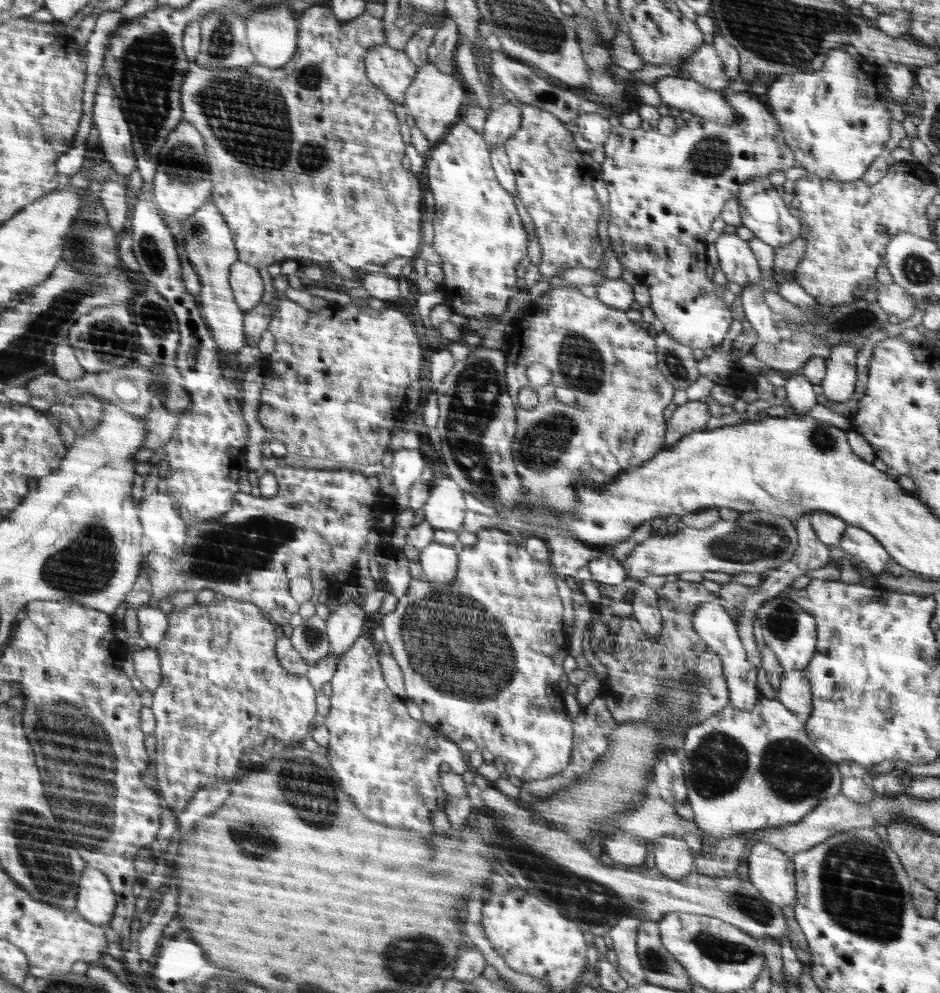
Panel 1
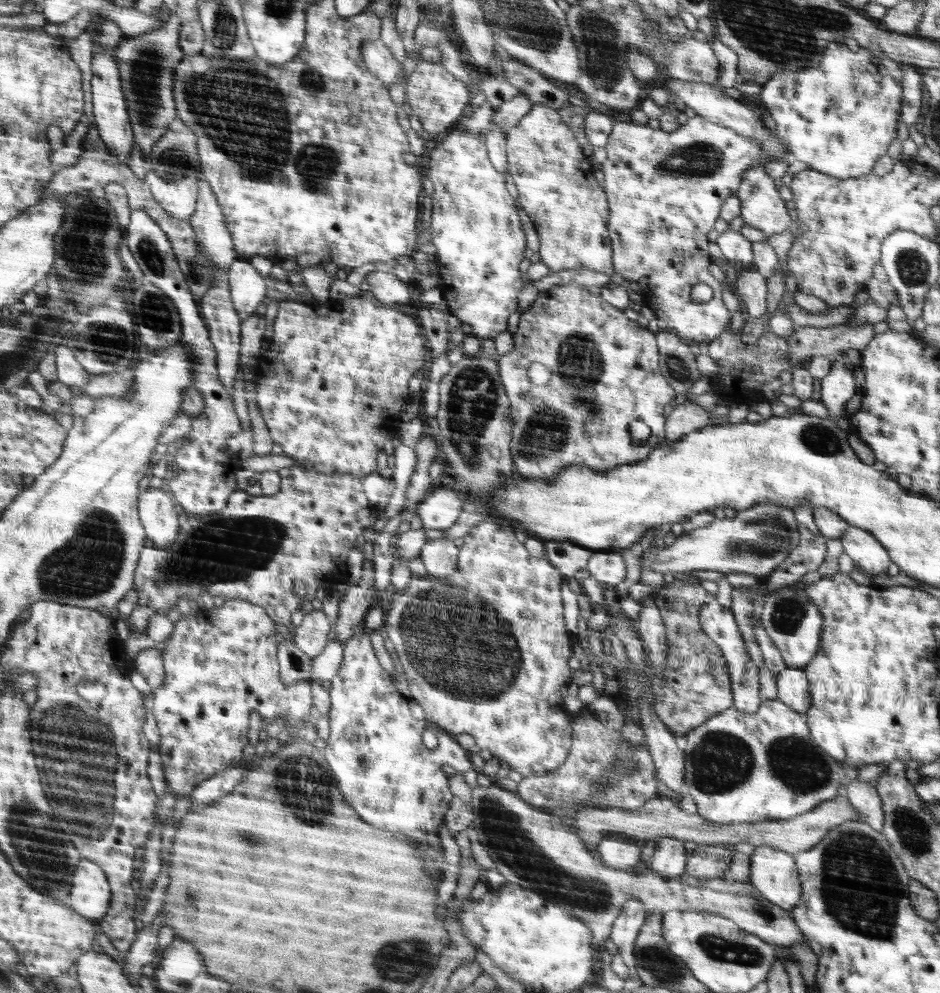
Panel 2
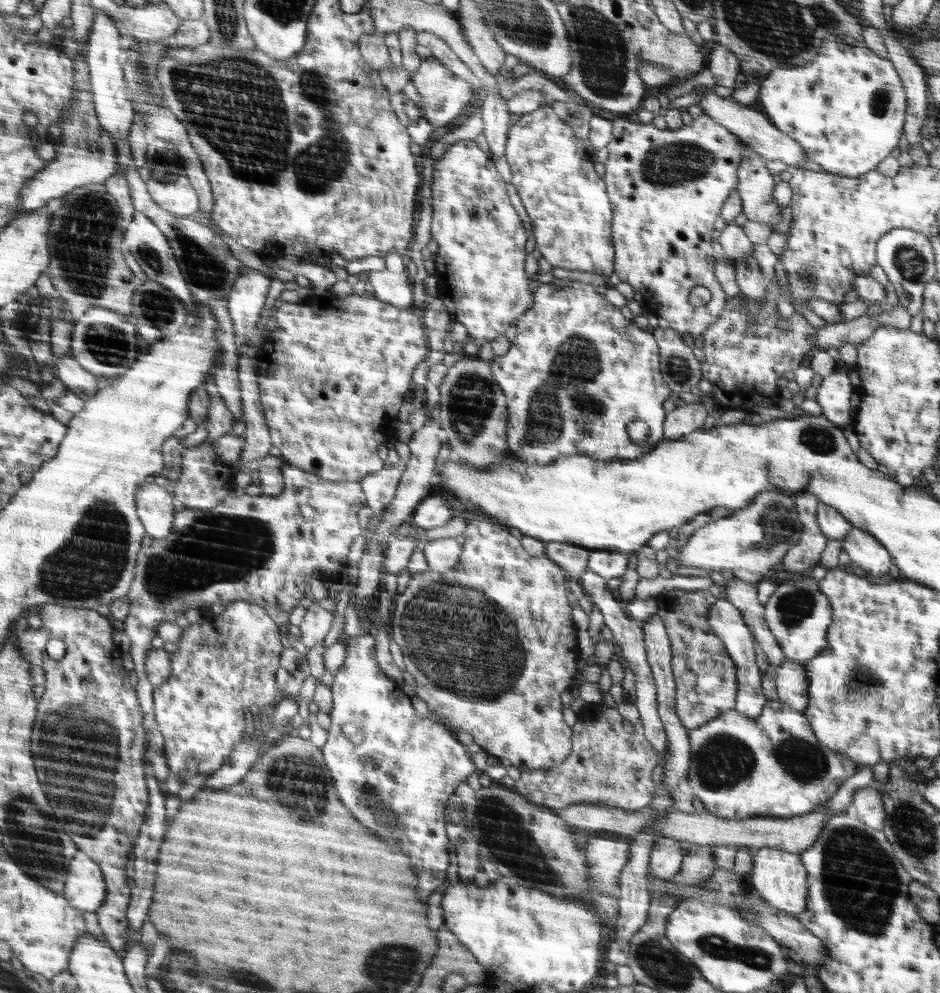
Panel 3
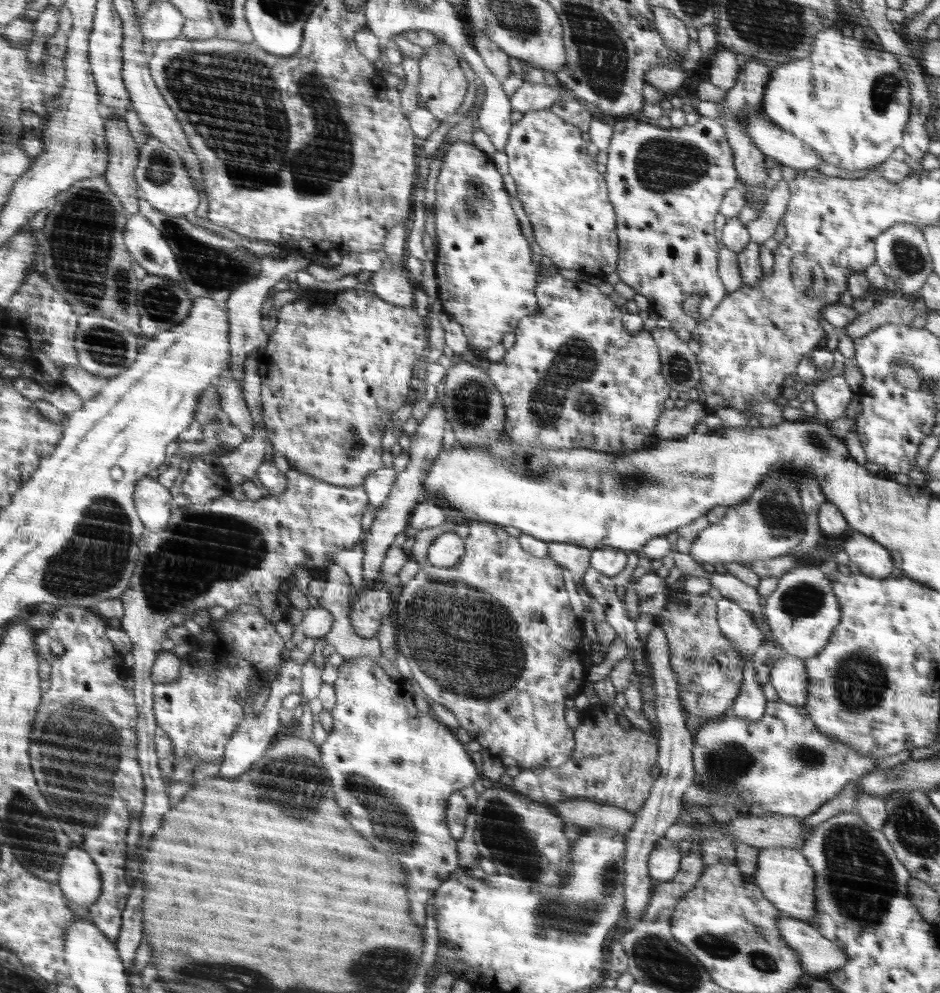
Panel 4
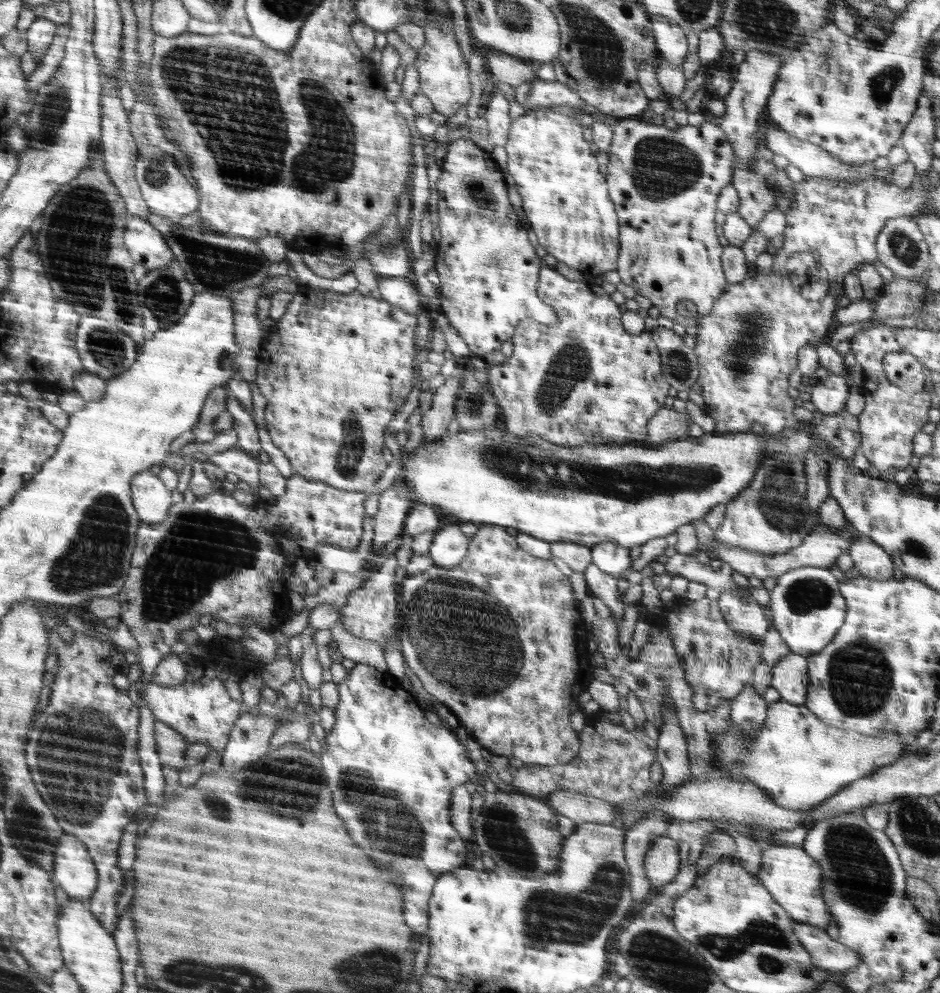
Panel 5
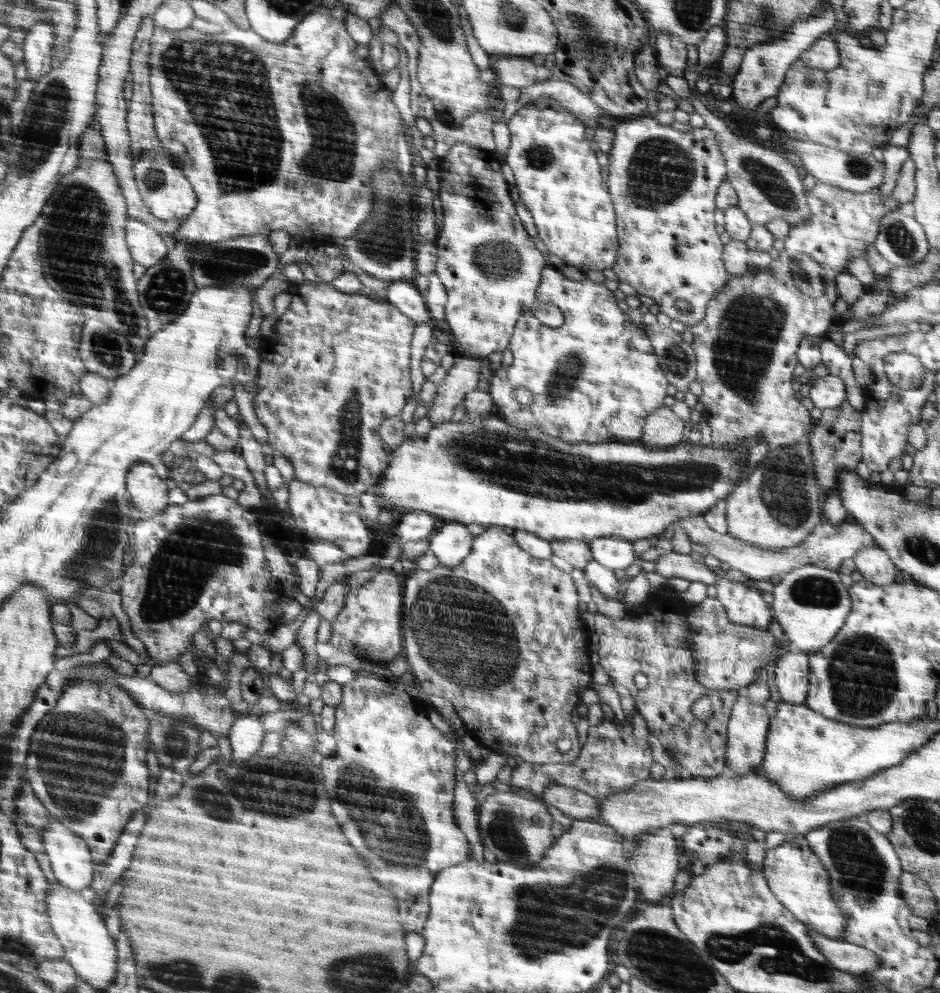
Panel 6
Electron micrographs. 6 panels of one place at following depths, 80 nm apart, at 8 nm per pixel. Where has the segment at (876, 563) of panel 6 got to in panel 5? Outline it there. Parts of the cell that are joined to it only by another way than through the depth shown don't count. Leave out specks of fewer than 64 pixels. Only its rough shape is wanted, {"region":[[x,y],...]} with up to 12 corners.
{"region":[[856,537],[848,554],[860,575],[893,577],[892,558],[868,537]]}

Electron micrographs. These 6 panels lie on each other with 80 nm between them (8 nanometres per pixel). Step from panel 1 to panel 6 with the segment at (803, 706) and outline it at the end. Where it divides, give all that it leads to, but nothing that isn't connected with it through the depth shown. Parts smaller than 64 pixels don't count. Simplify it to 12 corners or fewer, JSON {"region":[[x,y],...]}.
{"region":[[791,650],[775,665],[787,703],[809,696],[809,655]]}

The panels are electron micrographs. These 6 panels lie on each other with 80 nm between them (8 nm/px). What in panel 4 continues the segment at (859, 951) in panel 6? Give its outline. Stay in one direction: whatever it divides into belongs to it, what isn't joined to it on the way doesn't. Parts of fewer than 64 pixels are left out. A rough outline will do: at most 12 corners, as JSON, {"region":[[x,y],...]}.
{"region":[[782,916],[777,926],[801,955],[805,972],[824,976],[847,954],[807,921]]}

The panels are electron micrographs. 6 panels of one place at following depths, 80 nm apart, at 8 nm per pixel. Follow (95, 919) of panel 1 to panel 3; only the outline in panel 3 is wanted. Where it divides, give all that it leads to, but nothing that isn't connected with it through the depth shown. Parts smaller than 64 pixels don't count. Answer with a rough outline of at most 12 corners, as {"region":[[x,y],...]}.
{"region":[[81,850],[69,864],[64,895],[71,907],[96,913],[105,877]]}

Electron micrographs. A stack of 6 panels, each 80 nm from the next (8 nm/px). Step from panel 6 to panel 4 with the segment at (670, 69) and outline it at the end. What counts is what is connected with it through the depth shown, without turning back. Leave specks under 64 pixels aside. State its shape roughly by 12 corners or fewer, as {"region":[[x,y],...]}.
{"region":[[663,6],[654,7],[665,45],[686,51],[689,34],[682,19]]}

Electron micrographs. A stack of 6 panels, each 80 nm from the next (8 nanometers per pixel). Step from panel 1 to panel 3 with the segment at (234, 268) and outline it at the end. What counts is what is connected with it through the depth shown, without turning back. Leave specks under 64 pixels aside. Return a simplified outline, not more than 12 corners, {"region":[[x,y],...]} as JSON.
{"region":[[246,266],[226,297],[236,354],[264,343],[260,320],[274,275]]}

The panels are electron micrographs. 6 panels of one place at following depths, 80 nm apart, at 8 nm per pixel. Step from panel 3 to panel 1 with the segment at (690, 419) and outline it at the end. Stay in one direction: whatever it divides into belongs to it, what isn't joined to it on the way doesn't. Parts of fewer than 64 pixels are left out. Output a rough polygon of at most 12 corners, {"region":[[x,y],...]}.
{"region":[[703,399],[678,405],[668,420],[666,446],[700,432],[710,420]]}

